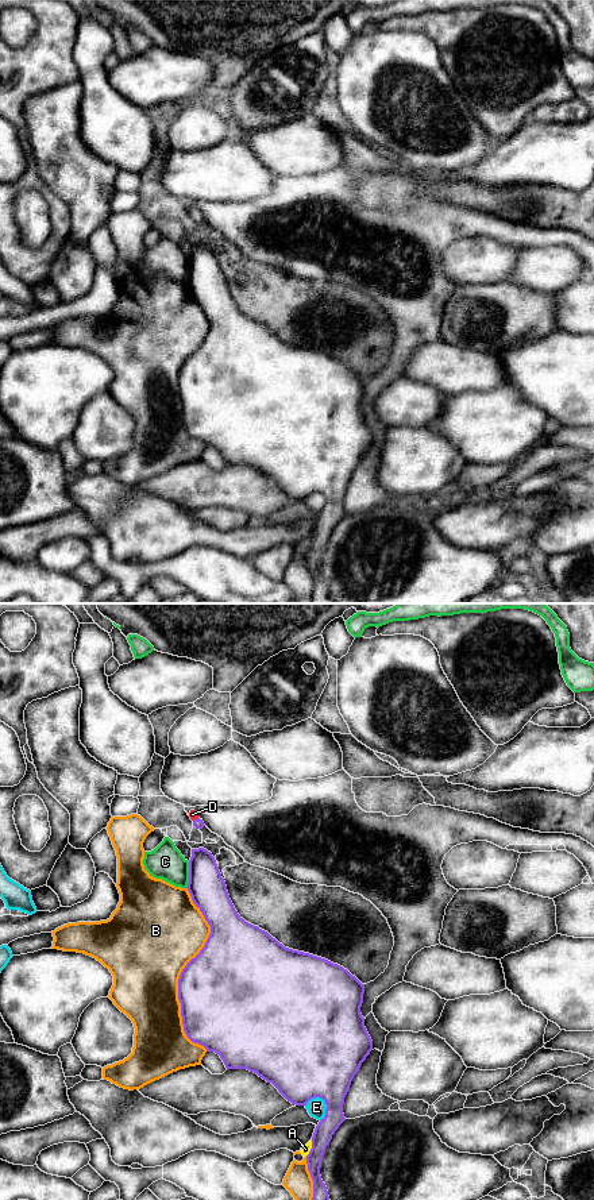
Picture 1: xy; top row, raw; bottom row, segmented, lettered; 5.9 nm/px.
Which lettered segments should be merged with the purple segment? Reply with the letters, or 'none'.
D

